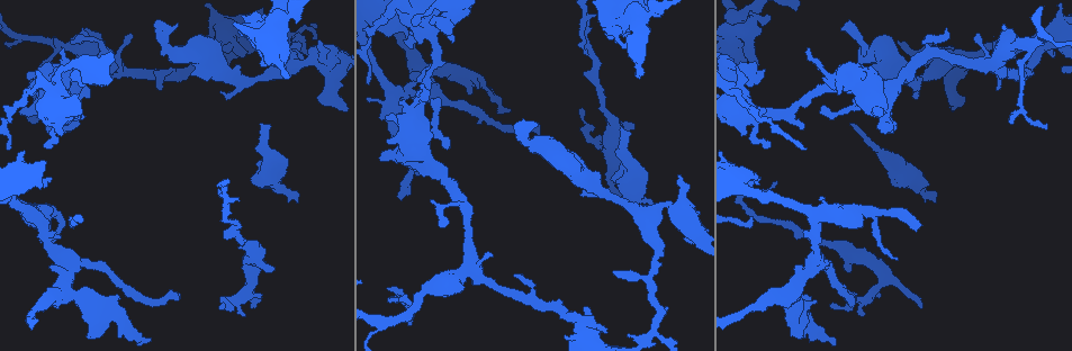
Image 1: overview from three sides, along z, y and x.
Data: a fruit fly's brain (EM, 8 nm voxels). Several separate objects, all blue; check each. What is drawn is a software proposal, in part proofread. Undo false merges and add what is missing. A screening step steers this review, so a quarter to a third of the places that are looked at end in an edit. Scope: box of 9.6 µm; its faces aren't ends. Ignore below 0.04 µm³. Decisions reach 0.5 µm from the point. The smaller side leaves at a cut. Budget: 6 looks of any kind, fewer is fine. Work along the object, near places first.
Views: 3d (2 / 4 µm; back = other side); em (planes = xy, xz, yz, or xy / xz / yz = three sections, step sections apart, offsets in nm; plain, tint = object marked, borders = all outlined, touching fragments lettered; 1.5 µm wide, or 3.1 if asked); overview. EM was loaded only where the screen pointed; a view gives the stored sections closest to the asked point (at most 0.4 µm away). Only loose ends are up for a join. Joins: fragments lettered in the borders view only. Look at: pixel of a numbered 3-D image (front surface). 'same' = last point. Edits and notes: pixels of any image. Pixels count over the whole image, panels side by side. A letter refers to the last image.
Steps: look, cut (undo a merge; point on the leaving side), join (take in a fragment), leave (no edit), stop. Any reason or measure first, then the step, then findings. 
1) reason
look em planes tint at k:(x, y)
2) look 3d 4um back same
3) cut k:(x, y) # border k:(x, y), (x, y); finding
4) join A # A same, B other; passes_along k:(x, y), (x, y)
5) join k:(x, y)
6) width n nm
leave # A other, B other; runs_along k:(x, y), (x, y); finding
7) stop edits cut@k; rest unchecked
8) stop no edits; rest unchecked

an open end
look em xy step 4 tint at 1:(634, 75)

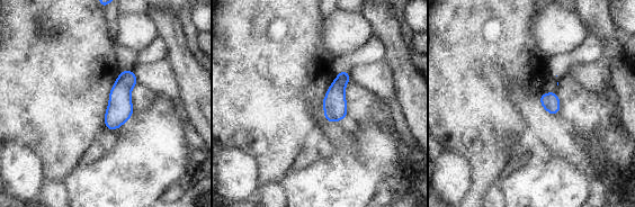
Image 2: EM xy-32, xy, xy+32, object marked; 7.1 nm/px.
look em planes borders same

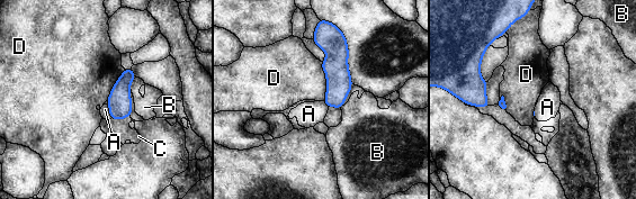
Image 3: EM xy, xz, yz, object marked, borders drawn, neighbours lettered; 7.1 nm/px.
leave # A other, B other, C other, D other; no lettered fragment goes on from it

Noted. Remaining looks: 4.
branch stops here
look em planes plain at 1:(634, 124)

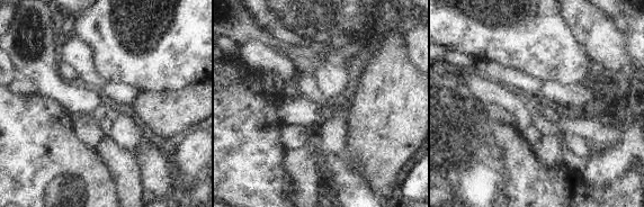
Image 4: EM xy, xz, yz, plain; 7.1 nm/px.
what lies round it
look em planes borders same

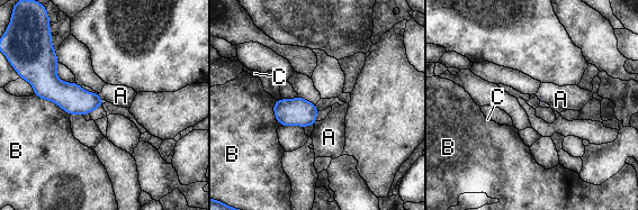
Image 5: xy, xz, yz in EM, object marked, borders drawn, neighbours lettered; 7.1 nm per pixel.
leave # A other, B other, C other; border 5:(99, 93), (102, 99); none of them fits

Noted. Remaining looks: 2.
branch stops here
look em yz step 4 tint at 1:(297, 202)

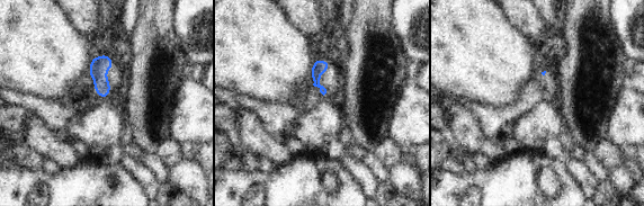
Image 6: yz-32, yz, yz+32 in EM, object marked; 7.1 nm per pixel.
look em planes borders same

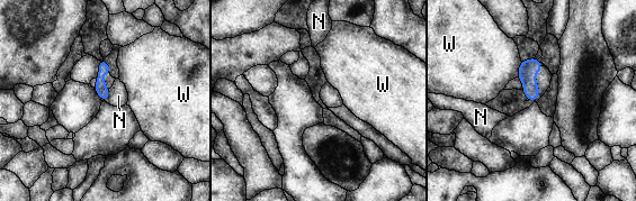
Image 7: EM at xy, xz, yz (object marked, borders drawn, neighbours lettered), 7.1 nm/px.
leave # N other, W other; no lettered fragment goes on from it

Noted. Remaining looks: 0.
stop no edits; rest unchecked

